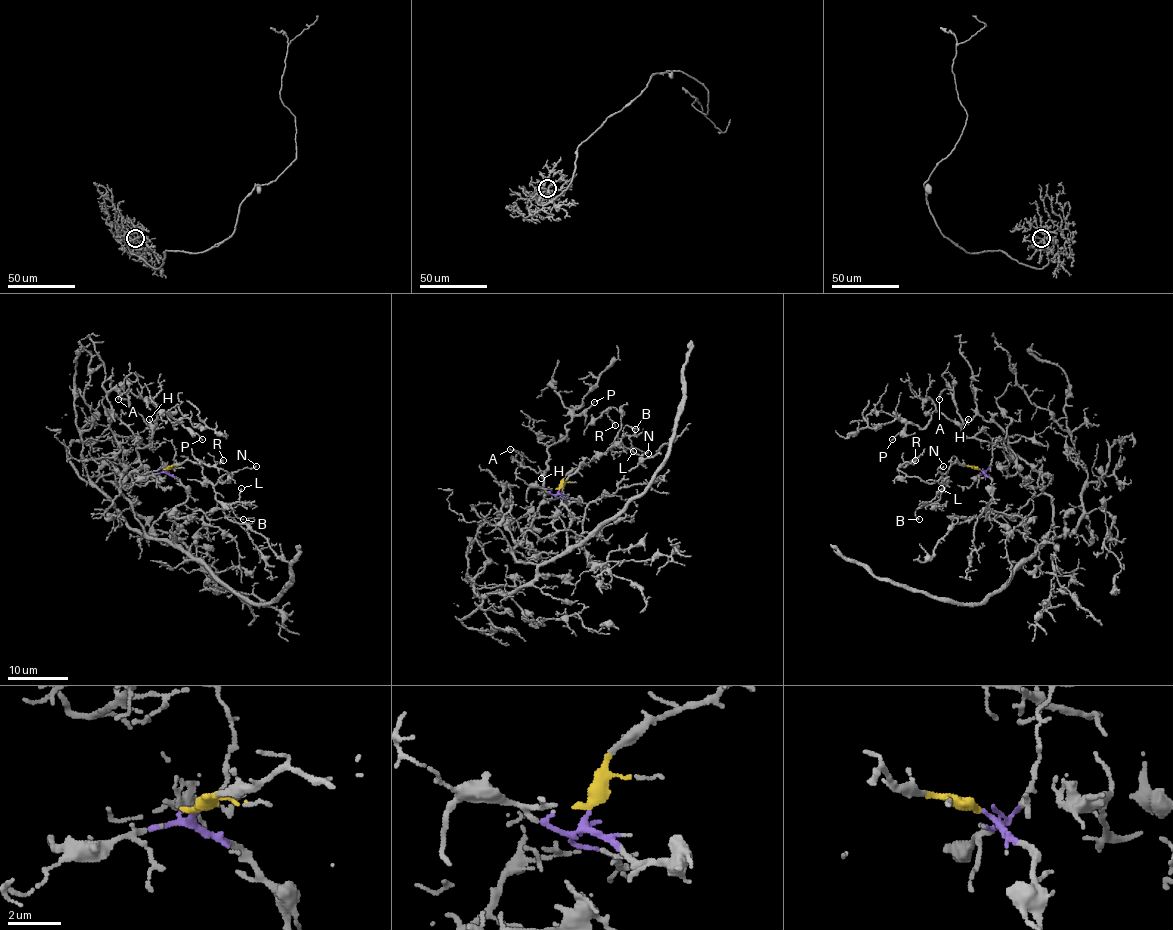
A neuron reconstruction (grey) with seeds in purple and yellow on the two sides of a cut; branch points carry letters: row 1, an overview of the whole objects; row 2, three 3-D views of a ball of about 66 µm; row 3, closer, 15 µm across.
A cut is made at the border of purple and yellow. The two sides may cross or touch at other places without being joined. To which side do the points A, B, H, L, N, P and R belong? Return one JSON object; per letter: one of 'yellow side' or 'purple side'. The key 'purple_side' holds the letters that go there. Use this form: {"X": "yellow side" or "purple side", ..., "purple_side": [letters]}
{"A": "purple side", "B": "yellow side", "H": "purple side", "L": "yellow side", "N": "yellow side", "P": "purple side", "R": "yellow side", "purple_side": ["A", "H", "P"]}

